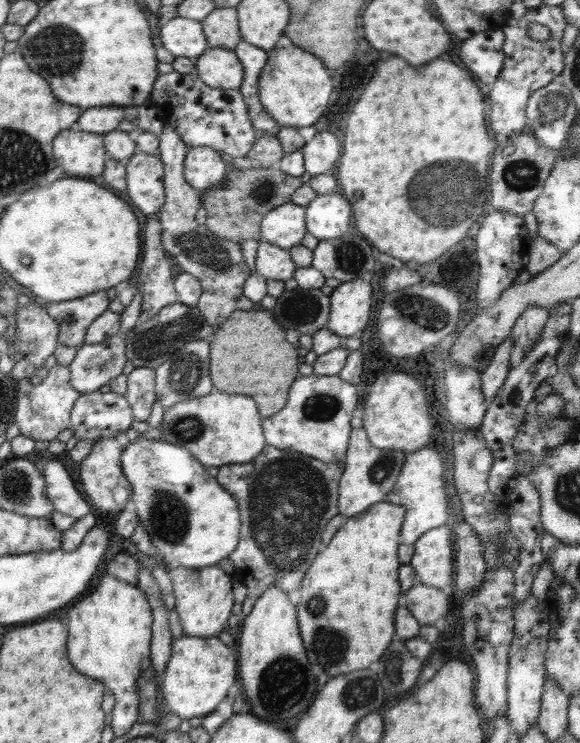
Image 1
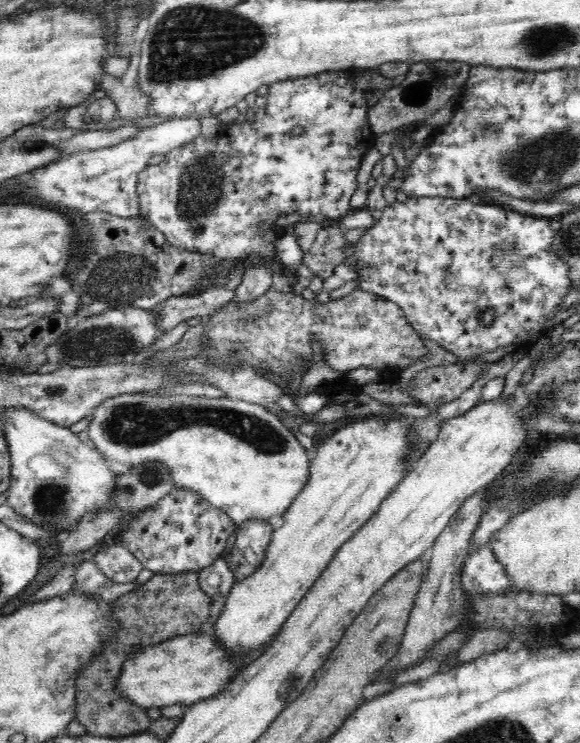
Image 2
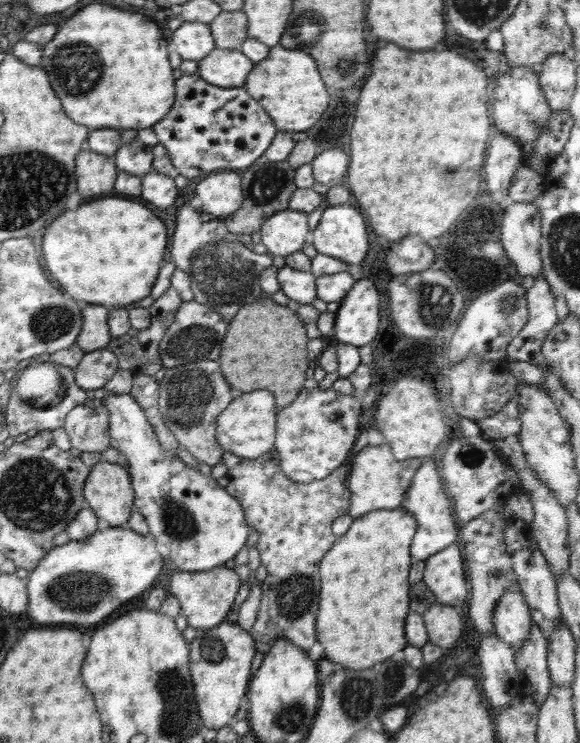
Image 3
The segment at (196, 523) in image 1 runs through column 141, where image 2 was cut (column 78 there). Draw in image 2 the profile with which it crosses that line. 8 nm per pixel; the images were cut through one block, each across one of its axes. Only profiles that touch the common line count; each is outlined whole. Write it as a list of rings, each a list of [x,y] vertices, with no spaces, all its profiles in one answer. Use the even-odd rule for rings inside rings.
[[[24,407],[6,409],[1,414],[1,420],[11,455],[11,486],[2,497],[9,508],[33,524],[44,525],[50,531],[54,531],[51,540],[56,541],[56,544],[63,537],[59,537],[58,534],[73,531],[88,512],[102,512],[110,508],[110,504],[114,502],[111,496],[118,474],[108,469],[102,453],[98,454],[96,450],[88,448],[69,428],[51,423]]]

